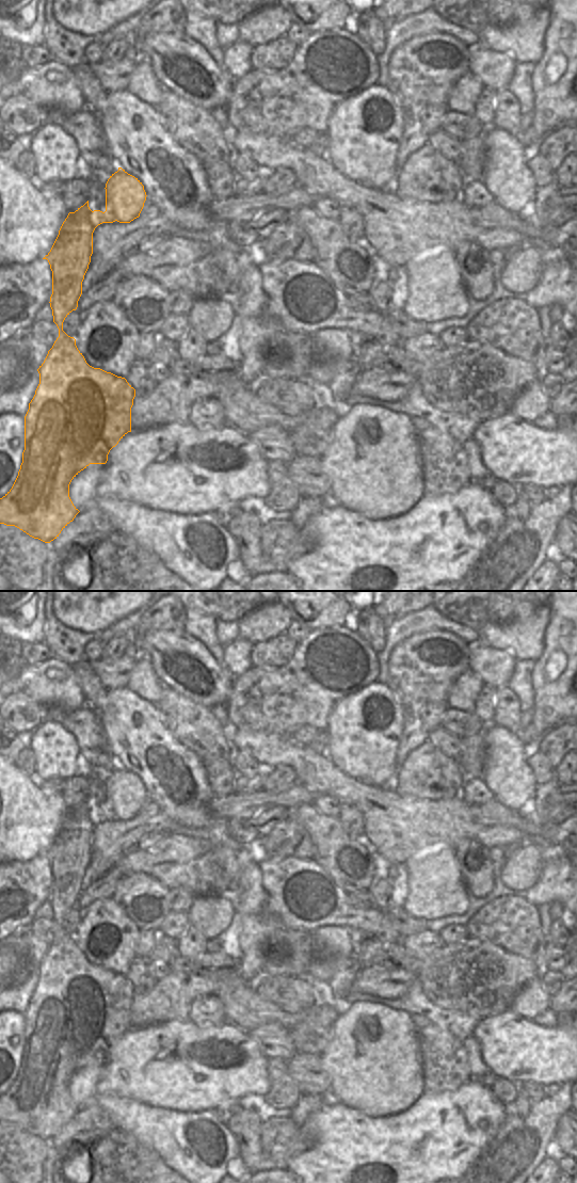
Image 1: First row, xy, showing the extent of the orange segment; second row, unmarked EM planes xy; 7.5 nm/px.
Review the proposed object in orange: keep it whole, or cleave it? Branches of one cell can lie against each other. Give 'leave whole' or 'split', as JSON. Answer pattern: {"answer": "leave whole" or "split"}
{"answer": "leave whole"}

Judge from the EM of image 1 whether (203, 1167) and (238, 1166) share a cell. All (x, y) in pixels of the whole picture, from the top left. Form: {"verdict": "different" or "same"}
{"verdict": "different"}

